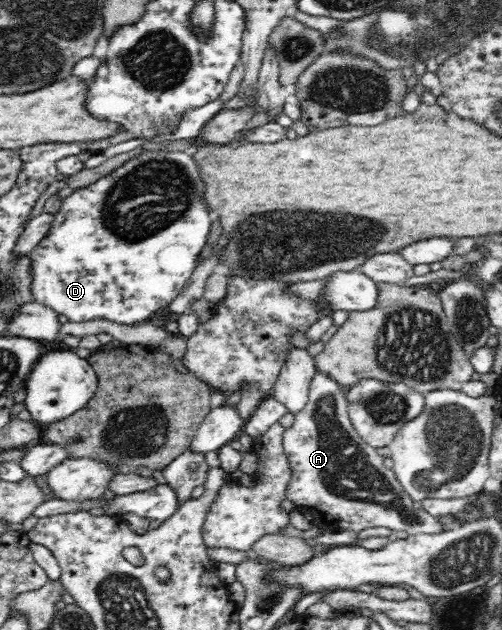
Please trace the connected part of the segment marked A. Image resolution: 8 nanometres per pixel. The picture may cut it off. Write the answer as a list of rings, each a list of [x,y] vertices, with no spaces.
[[[316,372],[310,381],[310,389],[305,407],[293,414],[291,427],[282,433],[282,446],[291,470],[291,477],[286,485],[287,500],[296,510],[315,515],[319,521],[333,523],[333,529],[349,527],[358,533],[373,527],[388,527],[393,531],[421,532],[438,534],[443,532],[440,523],[422,509],[417,512],[411,497],[404,493],[395,472],[383,466],[384,457],[374,447],[364,443],[363,438],[355,431],[348,416],[348,401],[345,388],[341,387],[327,374]]]

